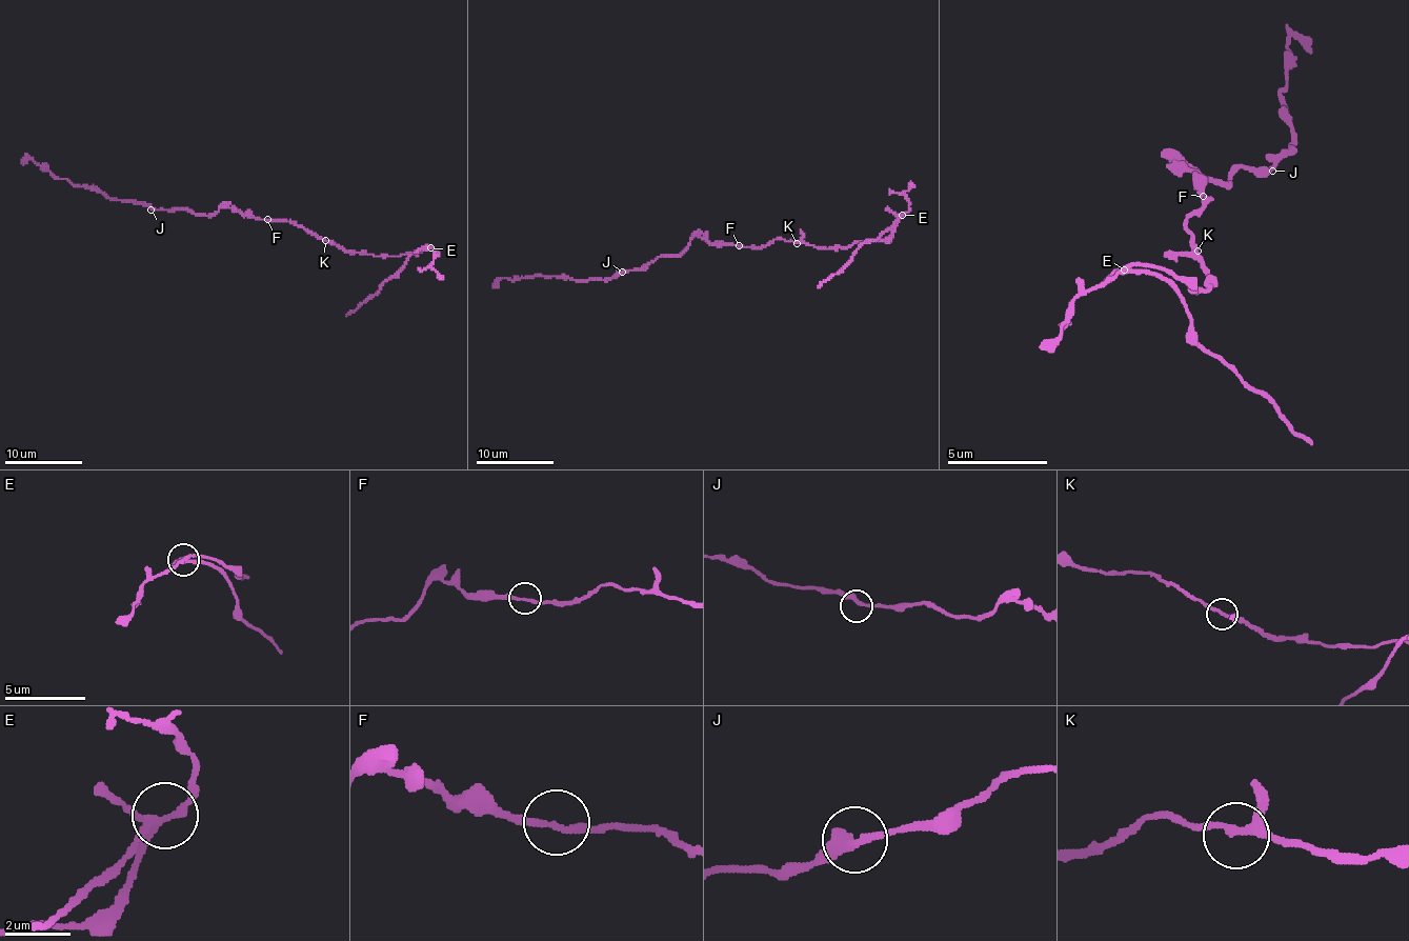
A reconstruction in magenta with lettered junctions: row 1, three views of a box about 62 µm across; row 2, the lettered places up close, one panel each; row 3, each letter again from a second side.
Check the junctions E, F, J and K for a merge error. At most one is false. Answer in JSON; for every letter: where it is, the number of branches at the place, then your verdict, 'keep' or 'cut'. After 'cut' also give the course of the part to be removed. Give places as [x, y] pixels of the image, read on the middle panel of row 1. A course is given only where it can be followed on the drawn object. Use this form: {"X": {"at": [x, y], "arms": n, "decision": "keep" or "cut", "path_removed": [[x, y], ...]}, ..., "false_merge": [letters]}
{"E": {"at": [902, 215], "arms": 3, "decision": "cut", "path_removed": [[903, 214], [876, 239], [866, 241], [818, 287]]}, "F": {"at": [739, 245], "arms": 2, "decision": "keep"}, "J": {"at": [622, 272], "arms": 2, "decision": "keep"}, "K": {"at": [797, 243], "arms": 3, "decision": "keep"}, "false_merge": ["E"]}

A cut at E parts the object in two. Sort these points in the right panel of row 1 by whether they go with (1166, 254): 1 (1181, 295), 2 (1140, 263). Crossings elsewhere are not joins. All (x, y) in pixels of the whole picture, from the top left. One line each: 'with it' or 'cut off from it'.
1: cut off from it
2: with it

